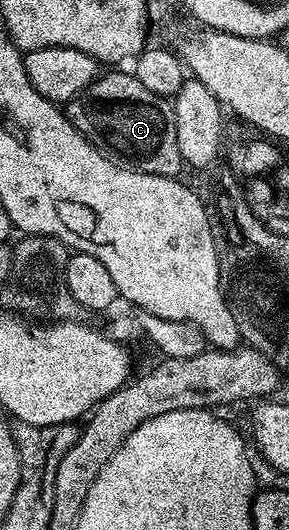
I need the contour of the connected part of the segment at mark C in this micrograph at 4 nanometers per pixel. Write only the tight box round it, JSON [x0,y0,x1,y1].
[65,70,184,177]

